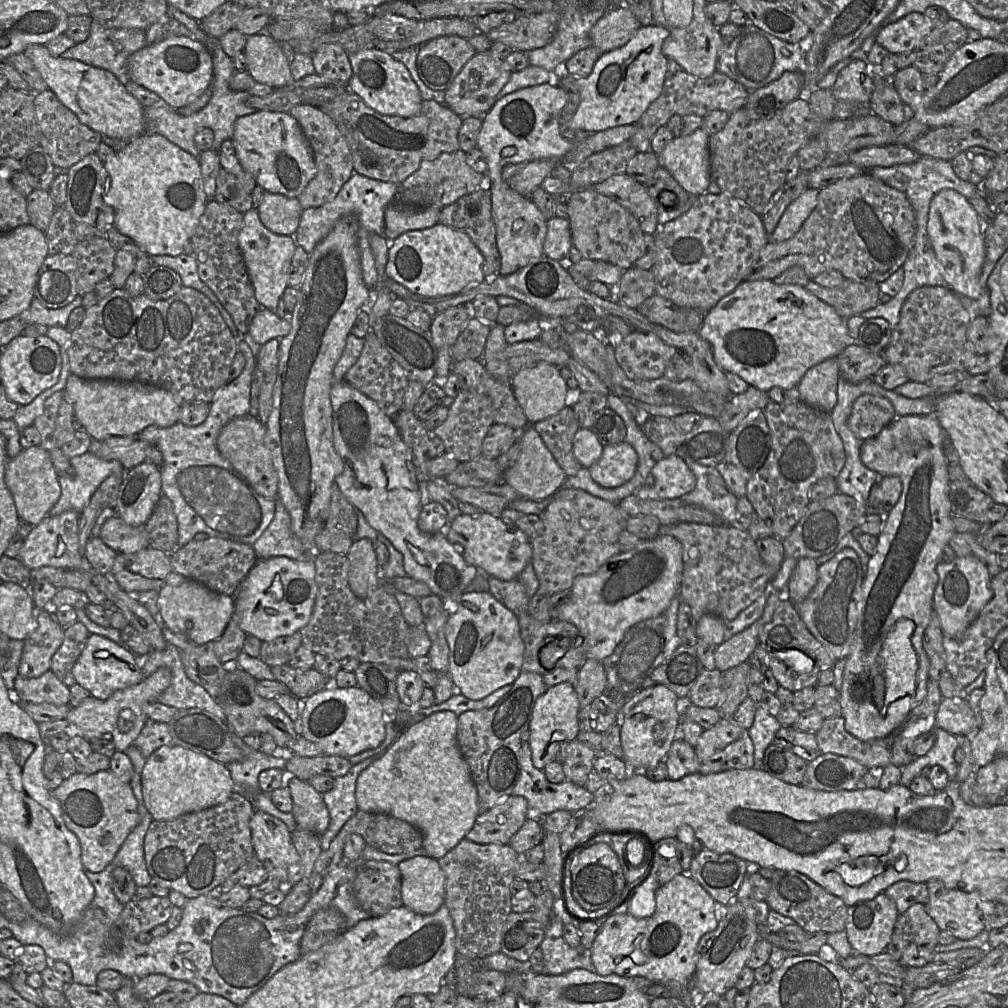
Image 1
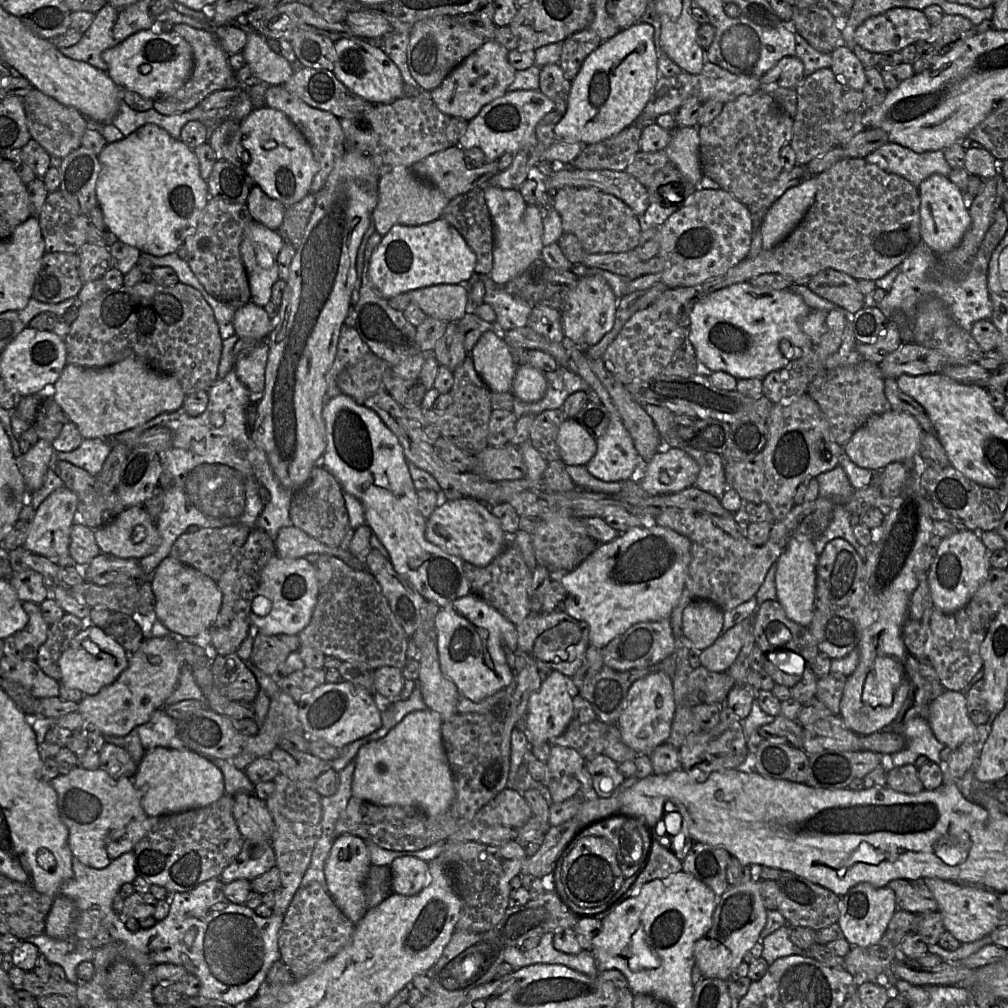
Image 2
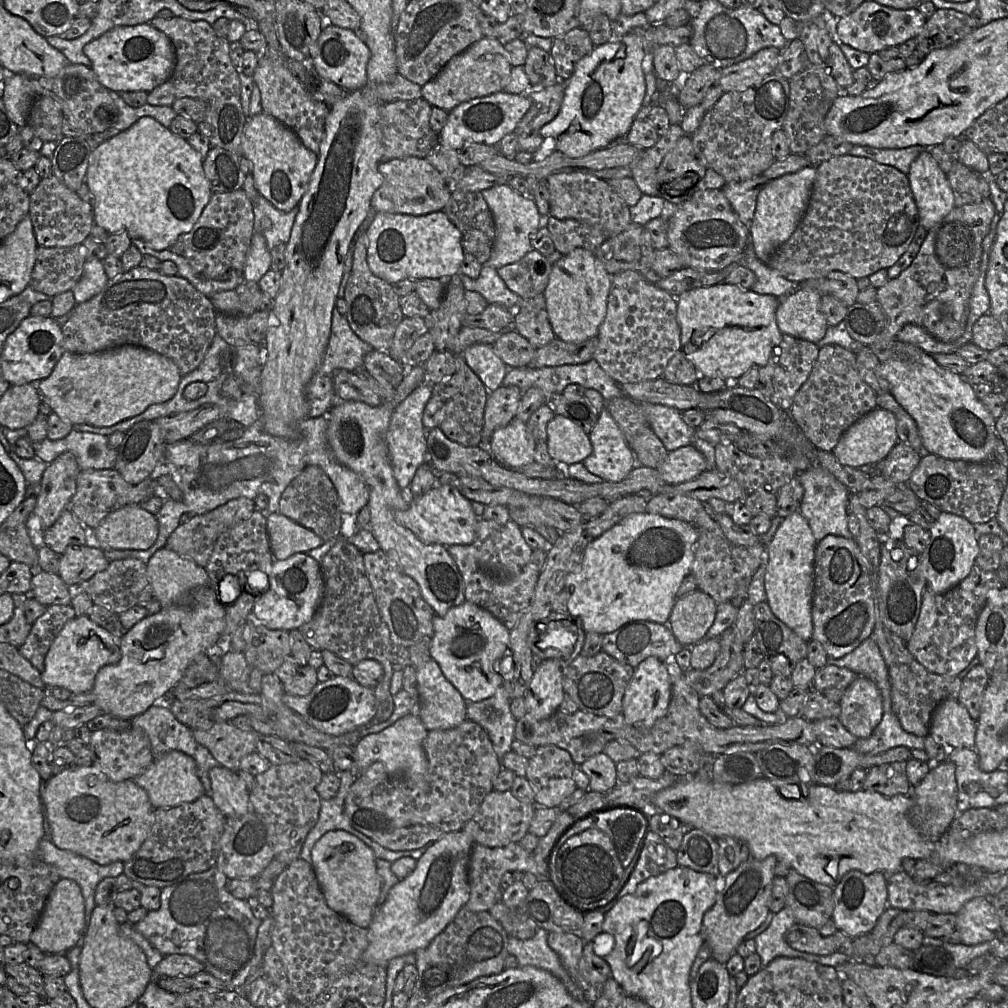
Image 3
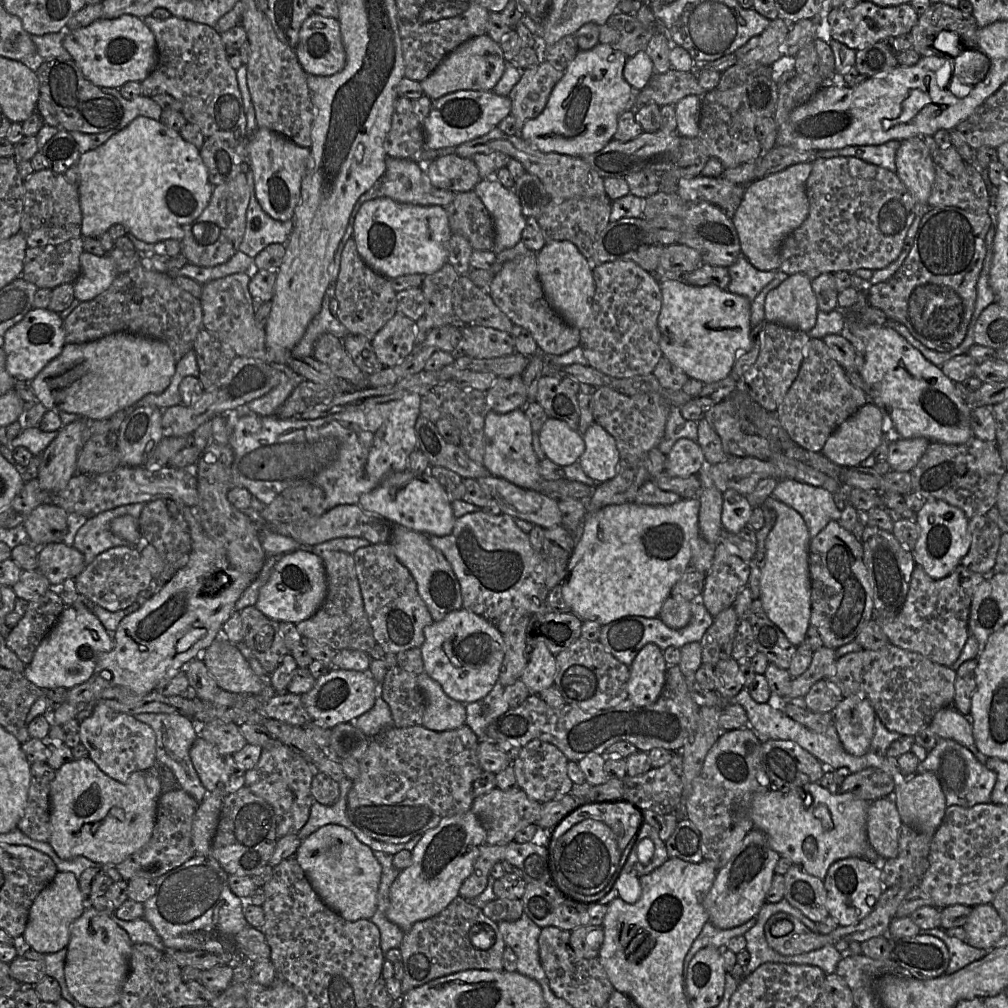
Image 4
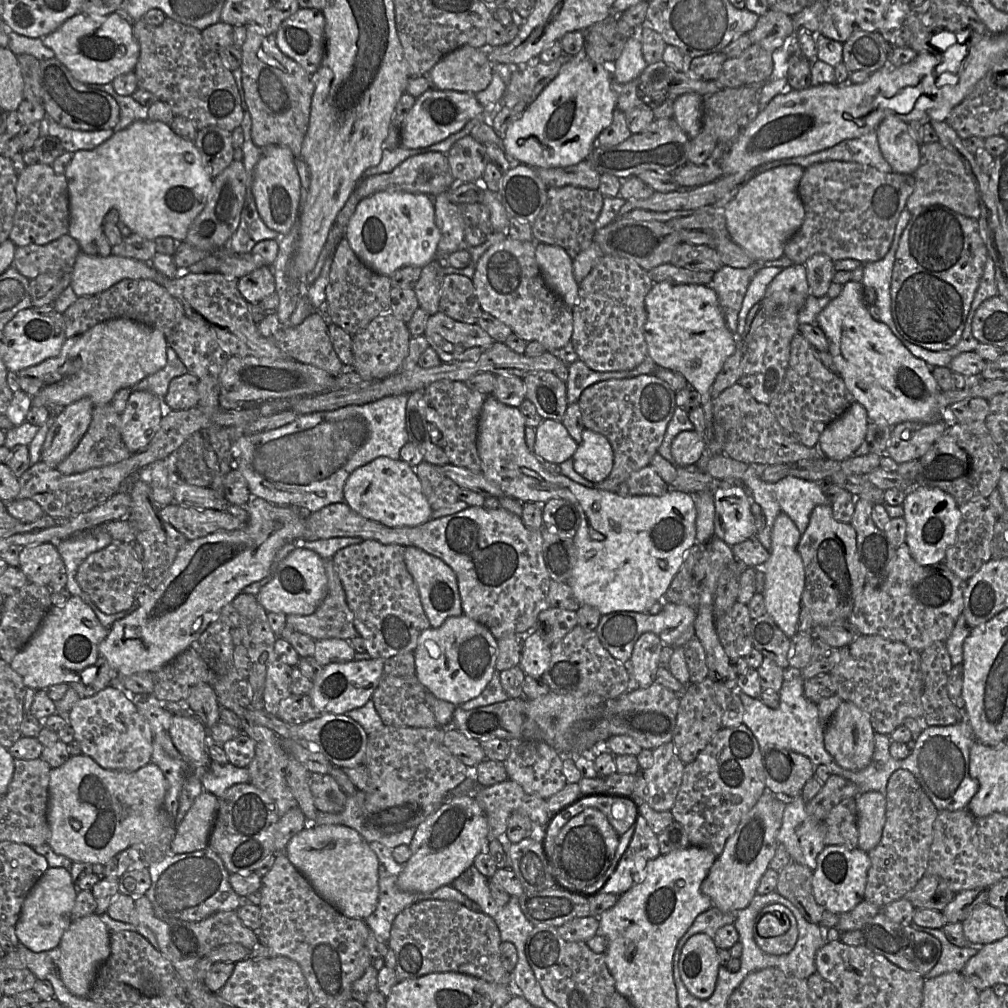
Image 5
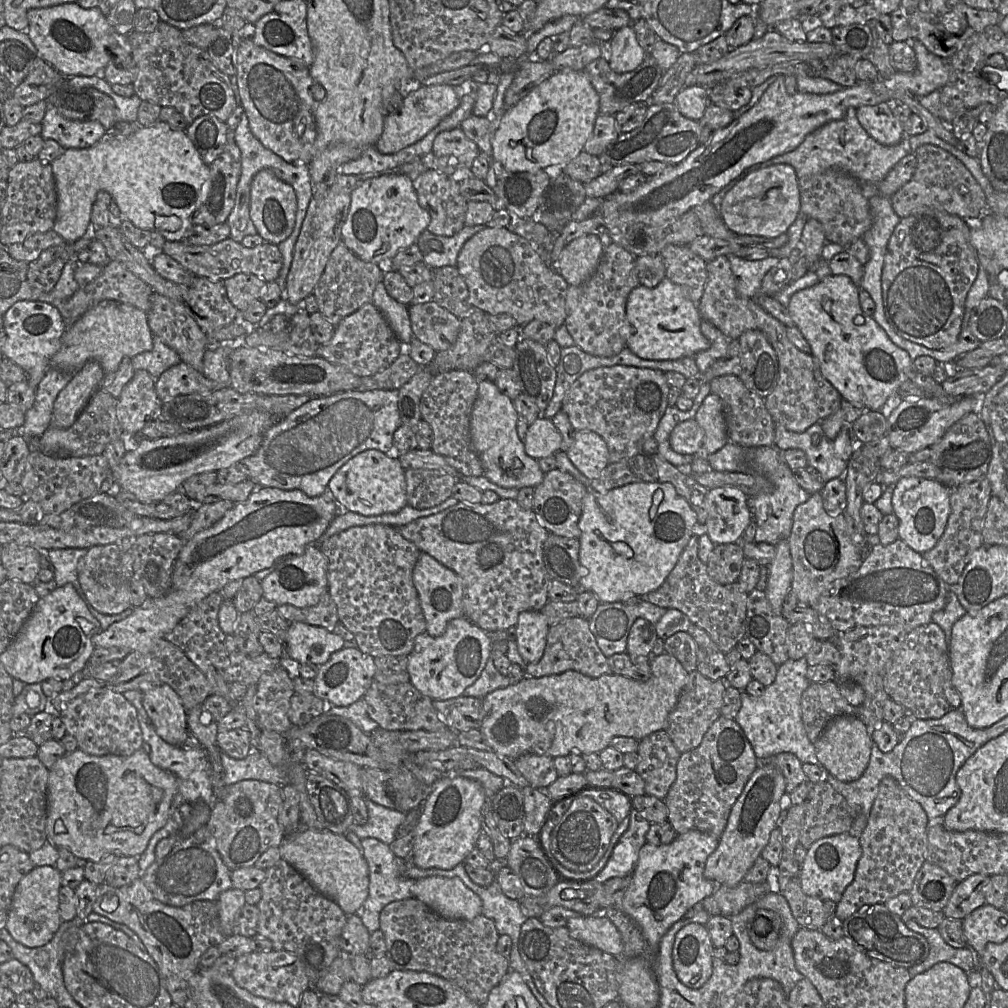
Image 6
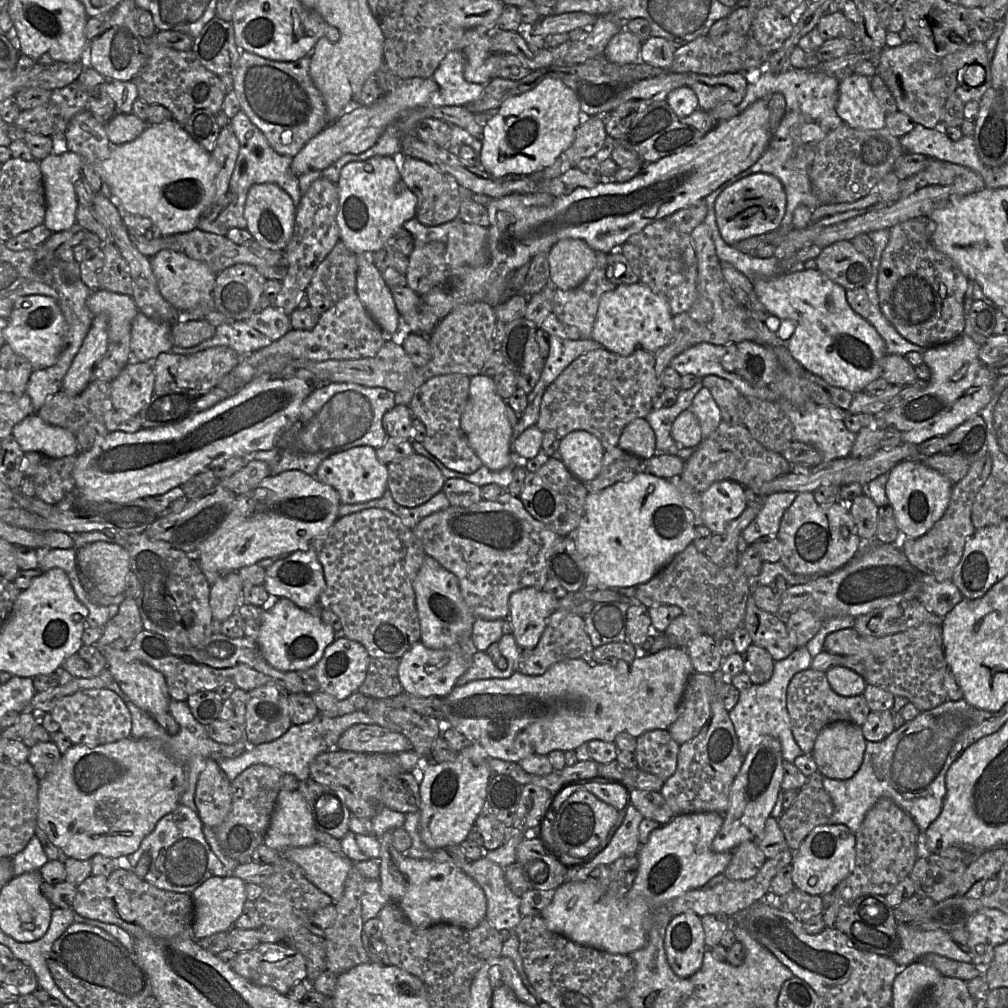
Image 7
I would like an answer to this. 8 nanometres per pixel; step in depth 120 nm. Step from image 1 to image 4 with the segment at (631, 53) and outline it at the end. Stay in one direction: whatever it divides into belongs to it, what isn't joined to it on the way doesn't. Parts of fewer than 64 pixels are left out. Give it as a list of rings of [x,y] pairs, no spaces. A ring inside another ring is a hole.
[[[599,43],[592,49],[579,51],[564,70],[561,80],[553,88],[543,112],[528,121],[520,130],[520,137],[543,153],[557,153],[584,157],[603,149],[614,139],[619,116],[632,108],[636,91],[625,80],[623,70],[628,57],[608,44]]]

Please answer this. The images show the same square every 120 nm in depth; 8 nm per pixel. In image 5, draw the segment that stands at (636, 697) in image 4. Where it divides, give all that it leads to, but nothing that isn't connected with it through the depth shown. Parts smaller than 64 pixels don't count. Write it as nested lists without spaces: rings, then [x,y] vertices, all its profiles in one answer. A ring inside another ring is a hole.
[[[646,632],[639,637],[630,659],[624,664],[631,675],[633,688],[648,688],[655,682],[662,646],[654,633]]]

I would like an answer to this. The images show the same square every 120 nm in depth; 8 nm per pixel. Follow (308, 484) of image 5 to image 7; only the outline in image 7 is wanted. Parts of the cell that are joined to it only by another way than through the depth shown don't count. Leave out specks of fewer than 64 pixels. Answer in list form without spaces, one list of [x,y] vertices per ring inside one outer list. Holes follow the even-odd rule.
[[[326,383],[316,387],[301,407],[299,419],[290,424],[270,450],[252,452],[244,460],[260,460],[268,464],[271,475],[288,470],[300,470],[315,477],[320,463],[329,456],[357,446],[380,448],[388,435],[383,427],[383,416],[395,403],[395,393],[383,387],[366,387],[354,383]]]

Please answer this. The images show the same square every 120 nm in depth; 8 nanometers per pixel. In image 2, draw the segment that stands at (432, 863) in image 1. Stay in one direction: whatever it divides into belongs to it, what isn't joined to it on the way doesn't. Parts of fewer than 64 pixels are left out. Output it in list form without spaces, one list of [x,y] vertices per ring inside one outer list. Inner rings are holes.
[[[399,857],[389,866],[391,892],[412,896],[418,894],[429,882],[428,862],[416,857]]]

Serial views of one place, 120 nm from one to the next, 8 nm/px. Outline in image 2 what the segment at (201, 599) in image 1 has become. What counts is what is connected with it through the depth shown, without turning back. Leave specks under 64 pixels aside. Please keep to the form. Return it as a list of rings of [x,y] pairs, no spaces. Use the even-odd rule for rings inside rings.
[[[171,556],[163,559],[146,580],[149,580],[155,596],[156,617],[173,635],[191,639],[209,633],[222,606],[222,593],[215,581]]]

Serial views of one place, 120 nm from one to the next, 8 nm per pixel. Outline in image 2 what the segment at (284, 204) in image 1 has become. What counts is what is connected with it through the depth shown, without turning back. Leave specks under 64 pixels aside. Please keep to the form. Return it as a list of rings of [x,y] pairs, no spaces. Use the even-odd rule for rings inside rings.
[[[255,185],[250,189],[246,205],[253,221],[273,231],[279,230],[286,210],[286,206],[280,201],[270,198],[258,185]]]

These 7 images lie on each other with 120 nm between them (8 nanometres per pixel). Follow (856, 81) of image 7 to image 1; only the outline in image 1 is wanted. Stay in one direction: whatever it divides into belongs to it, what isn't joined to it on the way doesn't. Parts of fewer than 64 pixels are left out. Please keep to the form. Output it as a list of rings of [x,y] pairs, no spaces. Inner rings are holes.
[[[952,189],[940,190],[931,200],[927,233],[945,281],[957,295],[977,299],[983,293],[980,275],[985,260],[984,223],[969,200]]]

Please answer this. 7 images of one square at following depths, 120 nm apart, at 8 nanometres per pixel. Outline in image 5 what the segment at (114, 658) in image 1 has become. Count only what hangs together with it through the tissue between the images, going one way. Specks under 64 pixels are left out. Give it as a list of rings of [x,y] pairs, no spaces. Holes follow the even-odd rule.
[[[72,595],[63,605],[52,606],[49,609],[35,634],[16,654],[10,662],[10,666],[21,676],[26,687],[35,690],[46,689],[54,684],[80,682],[82,681],[82,671],[97,661],[98,647],[107,637],[108,632],[94,611],[80,597]]]

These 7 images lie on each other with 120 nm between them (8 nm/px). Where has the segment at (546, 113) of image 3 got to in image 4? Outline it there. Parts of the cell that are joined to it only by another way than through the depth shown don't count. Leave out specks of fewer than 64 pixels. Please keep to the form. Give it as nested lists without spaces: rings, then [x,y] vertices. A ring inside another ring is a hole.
[[[546,61],[522,71],[519,82],[508,96],[518,133],[526,122],[543,112],[553,88],[563,75],[562,69]]]

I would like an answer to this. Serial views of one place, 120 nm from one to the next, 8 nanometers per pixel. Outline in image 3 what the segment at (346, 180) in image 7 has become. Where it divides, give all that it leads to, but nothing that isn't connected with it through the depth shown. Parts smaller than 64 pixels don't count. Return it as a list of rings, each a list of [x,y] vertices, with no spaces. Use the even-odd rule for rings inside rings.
[[[443,210],[422,216],[376,213],[365,234],[368,238],[367,262],[370,270],[391,285],[404,279],[417,282],[423,279],[451,277],[460,272],[464,260],[461,233]]]

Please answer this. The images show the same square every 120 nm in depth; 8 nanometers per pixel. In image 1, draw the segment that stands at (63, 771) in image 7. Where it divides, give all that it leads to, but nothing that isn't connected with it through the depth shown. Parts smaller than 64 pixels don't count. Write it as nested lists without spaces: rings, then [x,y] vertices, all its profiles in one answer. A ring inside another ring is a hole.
[[[102,770],[94,774],[75,772],[52,791],[59,801],[64,822],[79,839],[83,867],[91,872],[101,872],[114,859],[127,836],[139,822],[138,801],[130,782],[123,781],[111,770]]]

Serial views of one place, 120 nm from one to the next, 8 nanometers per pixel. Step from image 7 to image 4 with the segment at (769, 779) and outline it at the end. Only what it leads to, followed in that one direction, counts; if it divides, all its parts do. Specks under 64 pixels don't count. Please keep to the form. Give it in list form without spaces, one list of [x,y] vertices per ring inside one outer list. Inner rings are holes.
[[[753,828],[743,839],[725,866],[718,869],[711,889],[704,899],[709,921],[719,929],[738,927],[756,917],[766,903],[766,894],[781,856],[768,843],[766,835]]]

